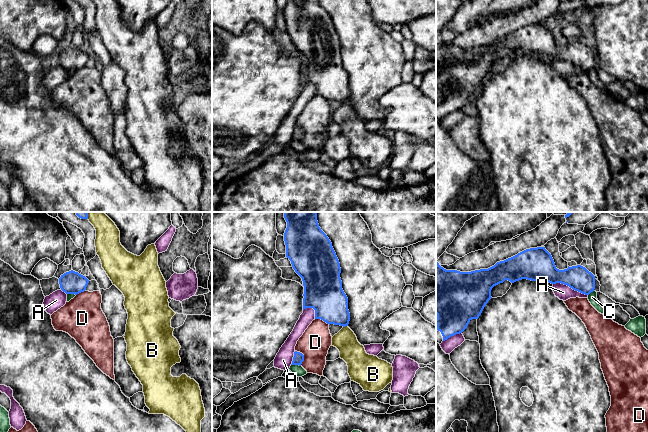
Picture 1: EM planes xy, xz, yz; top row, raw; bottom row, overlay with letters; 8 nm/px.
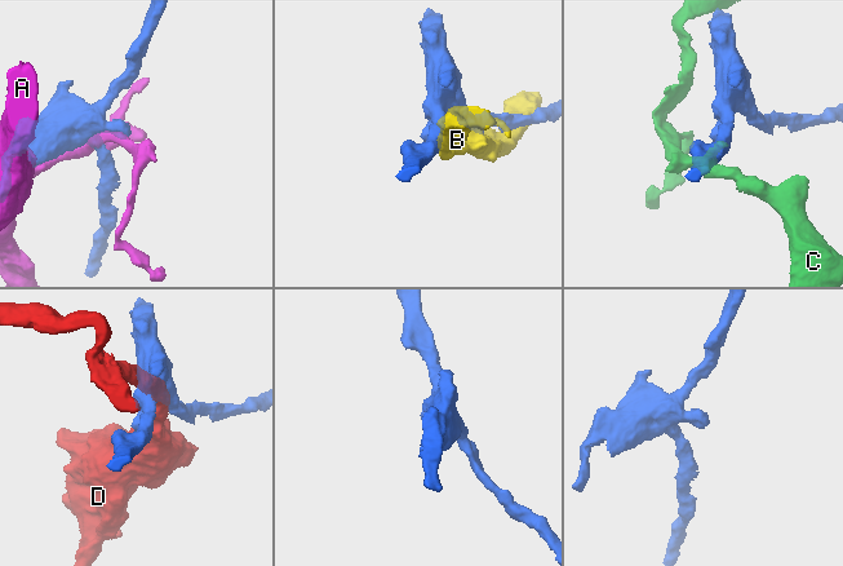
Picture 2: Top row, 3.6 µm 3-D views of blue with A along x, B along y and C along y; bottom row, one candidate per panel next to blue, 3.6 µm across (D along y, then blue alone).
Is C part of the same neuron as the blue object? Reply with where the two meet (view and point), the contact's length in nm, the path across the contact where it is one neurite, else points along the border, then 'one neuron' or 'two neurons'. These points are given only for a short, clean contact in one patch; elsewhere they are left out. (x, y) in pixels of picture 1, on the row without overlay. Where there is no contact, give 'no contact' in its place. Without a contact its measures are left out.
meets blue in xz at (296, 140); contact 80 nm long; border along xz (291, 140), (300, 142); two neurons

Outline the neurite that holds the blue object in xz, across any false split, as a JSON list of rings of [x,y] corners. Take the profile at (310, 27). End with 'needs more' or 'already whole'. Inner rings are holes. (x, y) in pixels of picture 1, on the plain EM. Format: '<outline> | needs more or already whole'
[[[287,0],[284,17],[286,33],[303,57],[303,86],[313,84],[315,95],[321,95],[329,101],[348,102],[350,89],[348,74],[342,65],[340,39],[331,17],[319,0]]] | already whole

